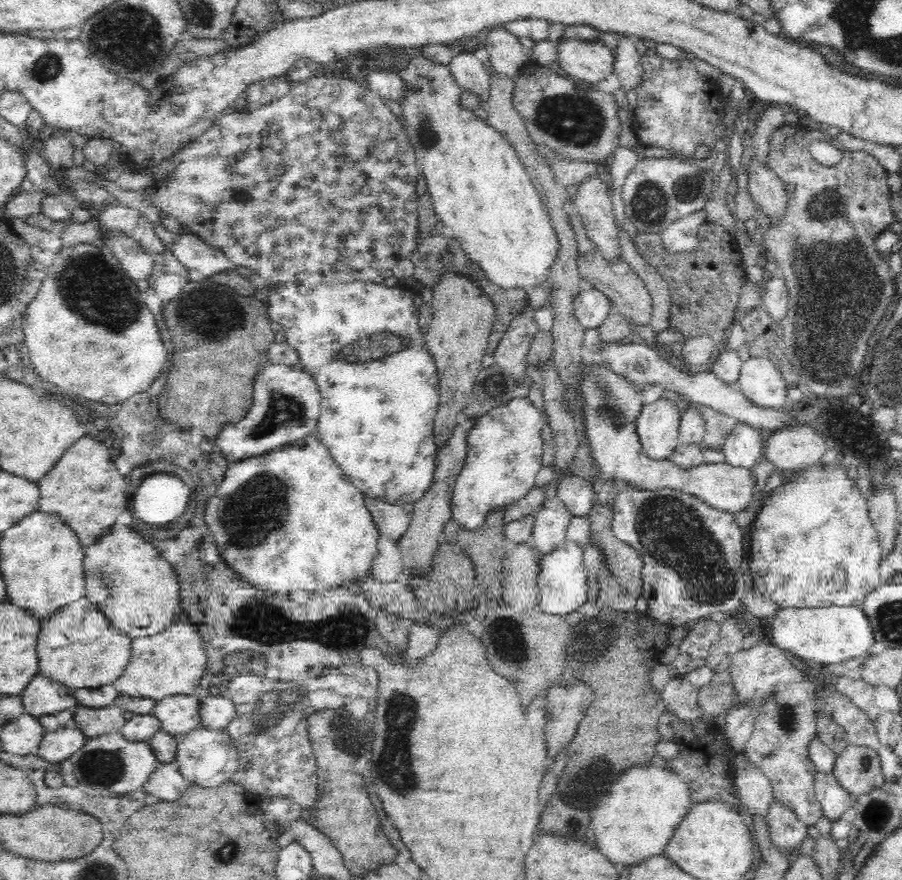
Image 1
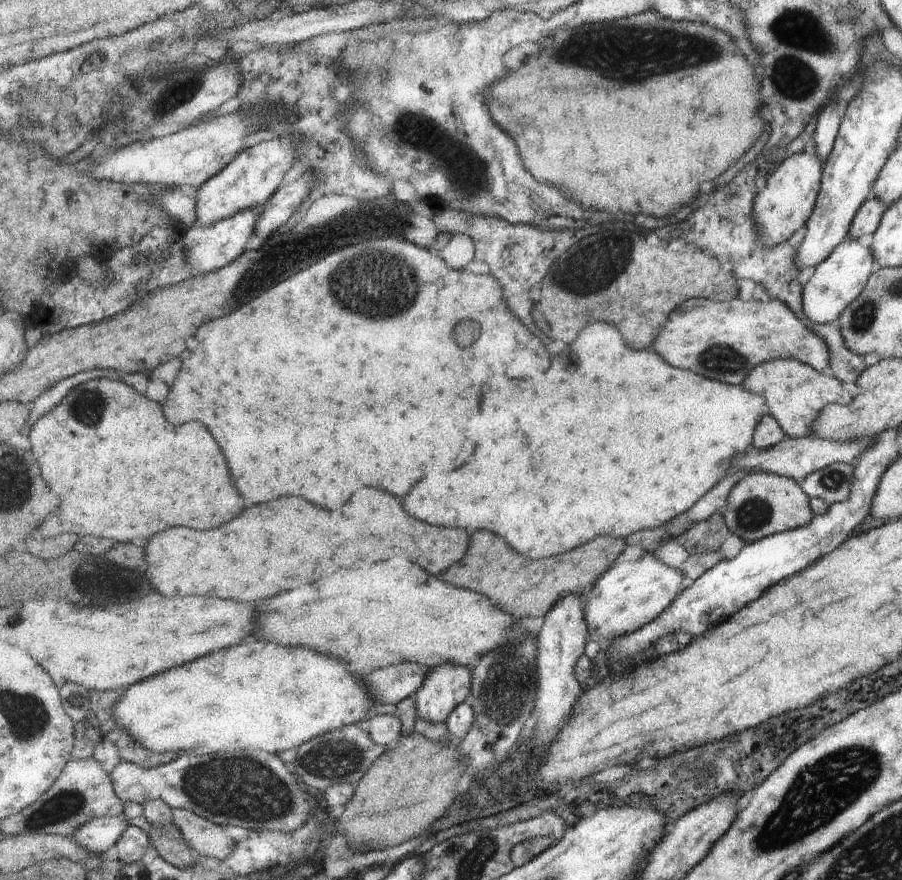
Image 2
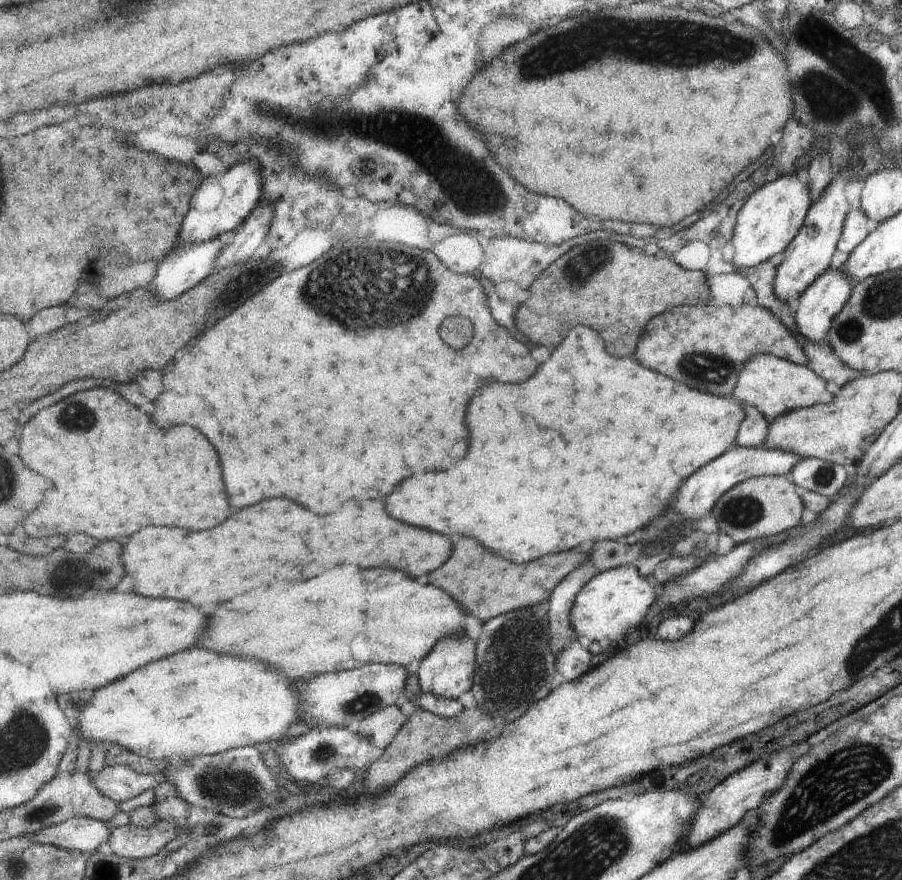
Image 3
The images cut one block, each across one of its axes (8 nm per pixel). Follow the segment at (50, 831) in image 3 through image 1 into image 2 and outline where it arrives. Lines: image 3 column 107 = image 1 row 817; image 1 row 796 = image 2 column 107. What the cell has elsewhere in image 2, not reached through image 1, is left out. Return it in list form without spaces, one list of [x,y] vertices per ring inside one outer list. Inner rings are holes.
[[[125,816],[101,817],[90,820],[78,828],[73,836],[76,841],[91,853],[103,855],[111,846],[115,846],[128,827]]]

